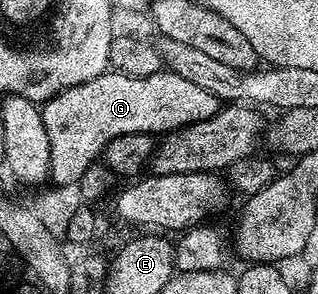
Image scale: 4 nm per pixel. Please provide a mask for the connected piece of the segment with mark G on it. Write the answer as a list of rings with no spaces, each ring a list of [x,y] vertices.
[[[161,69],[149,77],[129,77],[118,73],[104,73],[93,81],[73,85],[62,91],[60,95],[54,95],[41,107],[45,129],[49,133],[50,182],[61,186],[78,183],[81,173],[85,173],[85,169],[89,169],[91,164],[102,156],[109,141],[113,141],[117,137],[129,133],[159,137],[190,123],[205,121],[218,114],[220,108],[221,101],[216,95],[205,89],[200,89],[198,85],[193,85],[193,81],[185,81],[185,77],[166,69]]]

